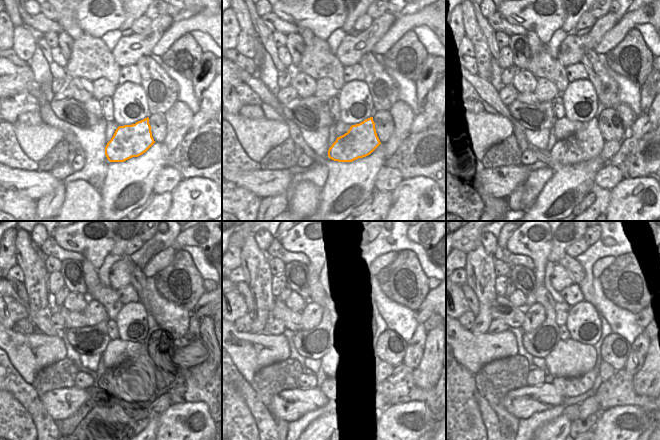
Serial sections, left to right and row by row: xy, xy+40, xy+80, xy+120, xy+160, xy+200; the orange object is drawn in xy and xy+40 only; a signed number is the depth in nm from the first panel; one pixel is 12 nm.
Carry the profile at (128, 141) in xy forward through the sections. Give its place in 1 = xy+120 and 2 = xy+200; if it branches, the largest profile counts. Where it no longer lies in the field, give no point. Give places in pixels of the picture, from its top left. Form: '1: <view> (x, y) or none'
1: xy+120 (127, 382)
2: xy+200 (569, 387)

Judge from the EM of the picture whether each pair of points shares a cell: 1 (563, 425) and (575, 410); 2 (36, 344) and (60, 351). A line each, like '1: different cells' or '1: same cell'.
1: different cells
2: same cell

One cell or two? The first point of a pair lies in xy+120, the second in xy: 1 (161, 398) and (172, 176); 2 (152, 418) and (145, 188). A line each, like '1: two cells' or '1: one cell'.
1: one cell
2: two cells

